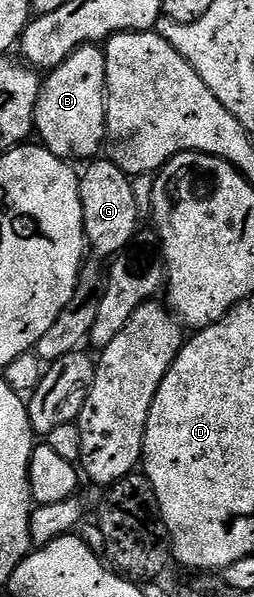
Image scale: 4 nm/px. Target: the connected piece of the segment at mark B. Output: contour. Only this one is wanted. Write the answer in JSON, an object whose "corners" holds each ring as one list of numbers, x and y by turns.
{"corners":[[101,45,81,46,64,64,49,71,41,83,34,128,41,145,58,158,90,160,103,149,106,140,106,52]]}

